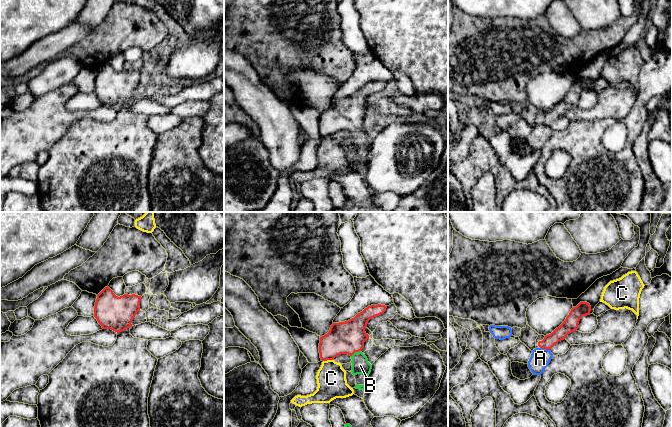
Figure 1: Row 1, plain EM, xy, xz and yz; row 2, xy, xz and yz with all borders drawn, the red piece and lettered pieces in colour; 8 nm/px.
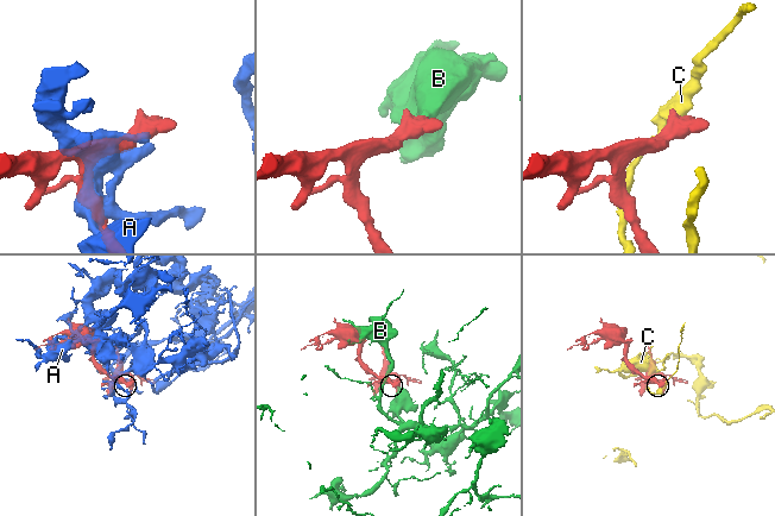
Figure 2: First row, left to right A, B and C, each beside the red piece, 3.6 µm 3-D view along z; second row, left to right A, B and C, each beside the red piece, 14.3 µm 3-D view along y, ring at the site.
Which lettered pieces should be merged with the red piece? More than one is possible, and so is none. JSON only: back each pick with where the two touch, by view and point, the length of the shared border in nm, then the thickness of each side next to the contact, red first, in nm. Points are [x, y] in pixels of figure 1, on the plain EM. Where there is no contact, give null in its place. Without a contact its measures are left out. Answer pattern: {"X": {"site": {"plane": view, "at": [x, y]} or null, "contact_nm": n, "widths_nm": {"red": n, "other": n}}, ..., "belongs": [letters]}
{"B": {"site": {"plane": "xz", "at": [355, 127]}, "contact_nm": 90, "widths_nm": {"red": 260, "other": 140}}, "belongs": ["B"]}

